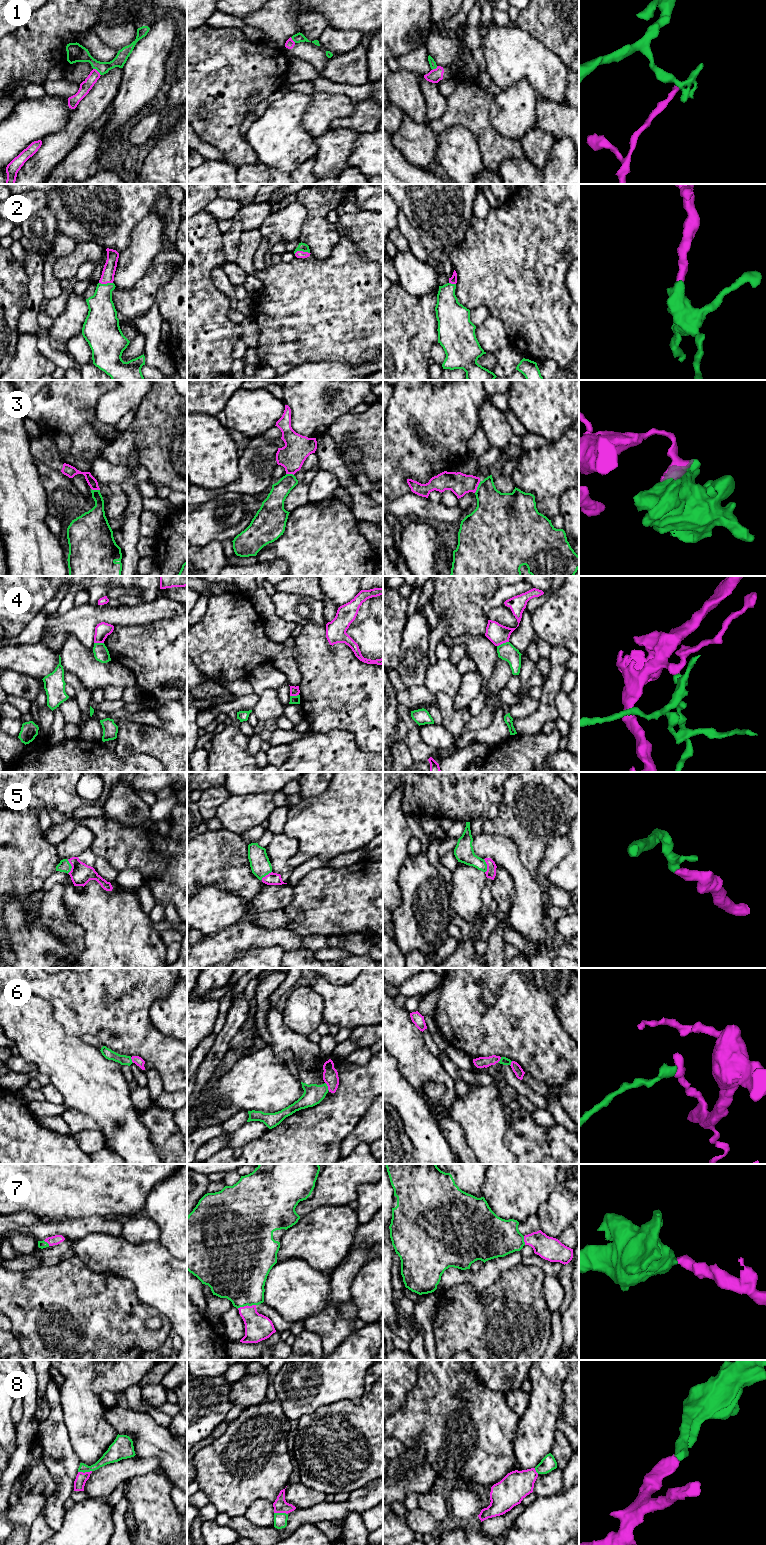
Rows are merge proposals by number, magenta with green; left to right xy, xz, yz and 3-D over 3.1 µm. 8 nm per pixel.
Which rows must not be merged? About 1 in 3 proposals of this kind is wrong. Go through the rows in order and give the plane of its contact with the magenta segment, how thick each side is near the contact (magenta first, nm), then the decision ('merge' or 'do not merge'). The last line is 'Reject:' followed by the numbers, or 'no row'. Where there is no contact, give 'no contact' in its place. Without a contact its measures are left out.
1: xy | 90/140 nm | do not merge
2: xz | 60/70 nm | merge
3: yz | 170/320 nm | do not merge
4: yz | 160/140 nm | do not merge
5: xy | 170/100 nm | merge
6: xz | 130/160 nm | do not merge
7: xz | 220/420 nm | merge
8: xy | 90/110 nm | merge
Reject: 1, 3, 4, 6

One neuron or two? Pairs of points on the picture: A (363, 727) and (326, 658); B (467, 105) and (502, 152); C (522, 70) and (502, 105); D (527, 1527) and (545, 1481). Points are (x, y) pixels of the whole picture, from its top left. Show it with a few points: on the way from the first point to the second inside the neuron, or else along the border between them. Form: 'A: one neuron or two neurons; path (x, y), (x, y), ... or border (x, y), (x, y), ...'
A: one neuron; path (363, 710), (331, 675)
B: one neuron; path (475, 117), (482, 131), (490, 140)
C: two neurons; border (500, 89), (525, 80), (535, 92)
D: two neurons; border (561, 1487), (556, 1493), (538, 1497)

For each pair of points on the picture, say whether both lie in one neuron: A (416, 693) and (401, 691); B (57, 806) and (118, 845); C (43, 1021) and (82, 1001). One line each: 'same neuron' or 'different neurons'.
A: same neuron
B: different neurons
C: different neurons

